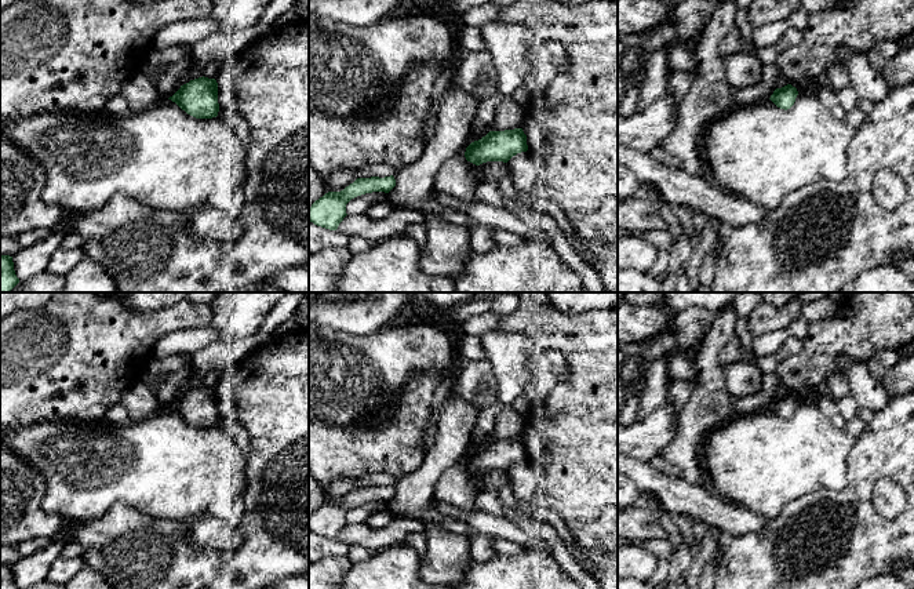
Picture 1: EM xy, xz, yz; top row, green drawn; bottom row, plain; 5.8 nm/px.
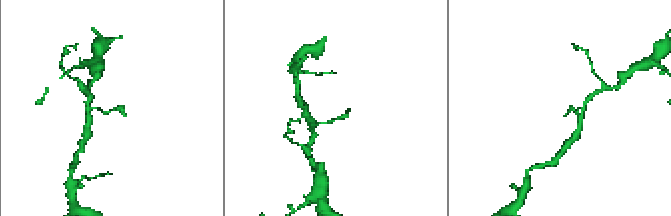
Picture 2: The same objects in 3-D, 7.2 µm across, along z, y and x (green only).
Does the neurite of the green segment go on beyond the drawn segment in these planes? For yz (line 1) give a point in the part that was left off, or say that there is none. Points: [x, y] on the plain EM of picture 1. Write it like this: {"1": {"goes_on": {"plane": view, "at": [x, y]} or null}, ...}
{"1": {"goes_on": null}}

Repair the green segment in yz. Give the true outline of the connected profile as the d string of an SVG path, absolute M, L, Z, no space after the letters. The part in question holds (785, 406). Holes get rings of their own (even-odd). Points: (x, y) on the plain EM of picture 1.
M787 393L782 397L776 397L769 408L778 417L787 419L794 414L797 404L798 404L797 397L793 396L791 393Z

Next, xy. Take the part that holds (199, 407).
M204 385L181 395L168 408L196 428L212 428L219 421L218 392Z

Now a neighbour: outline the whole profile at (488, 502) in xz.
M480 491L476 499L476 509L494 516L503 516L503 503L498 494Z

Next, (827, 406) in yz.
M819 393L812 395L812 401L819 407L819 410L827 417L827 419L837 428L844 429L846 421L840 414L837 408L837 400L833 397L826 397Z

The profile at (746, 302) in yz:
M742 292L731 305L738 317L749 319L751 312L762 302L764 301L758 292Z

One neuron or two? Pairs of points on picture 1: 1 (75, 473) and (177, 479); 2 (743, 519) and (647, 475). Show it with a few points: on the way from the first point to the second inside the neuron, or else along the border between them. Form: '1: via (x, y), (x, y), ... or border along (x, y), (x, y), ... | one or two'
1: via (99, 473), (152, 473) | one
2: via (720, 512), (670, 491) | one

